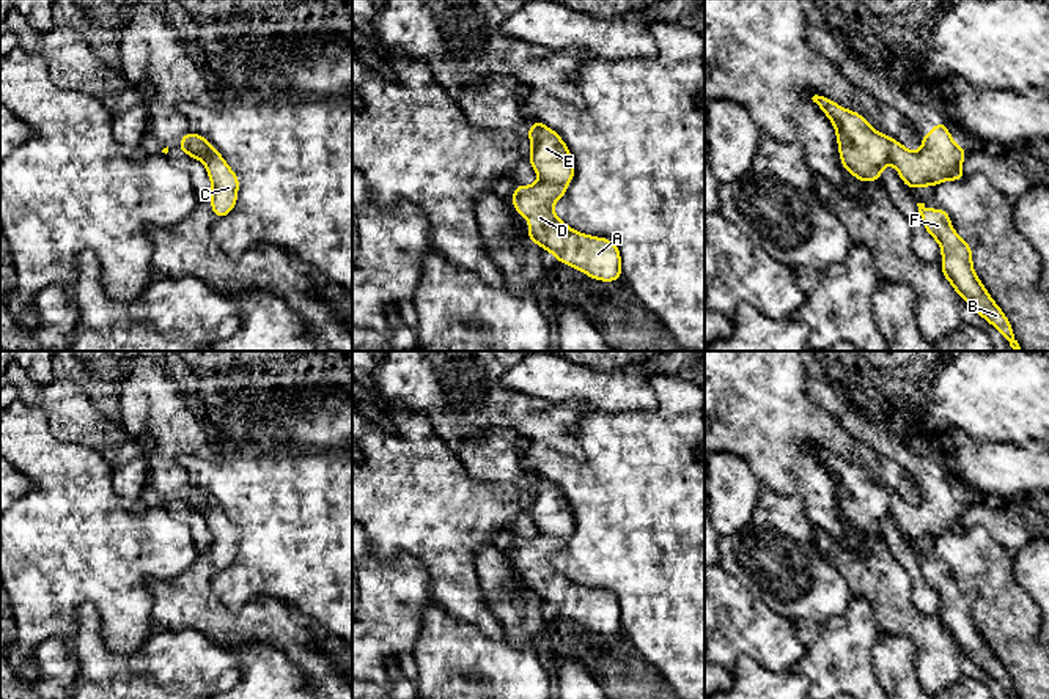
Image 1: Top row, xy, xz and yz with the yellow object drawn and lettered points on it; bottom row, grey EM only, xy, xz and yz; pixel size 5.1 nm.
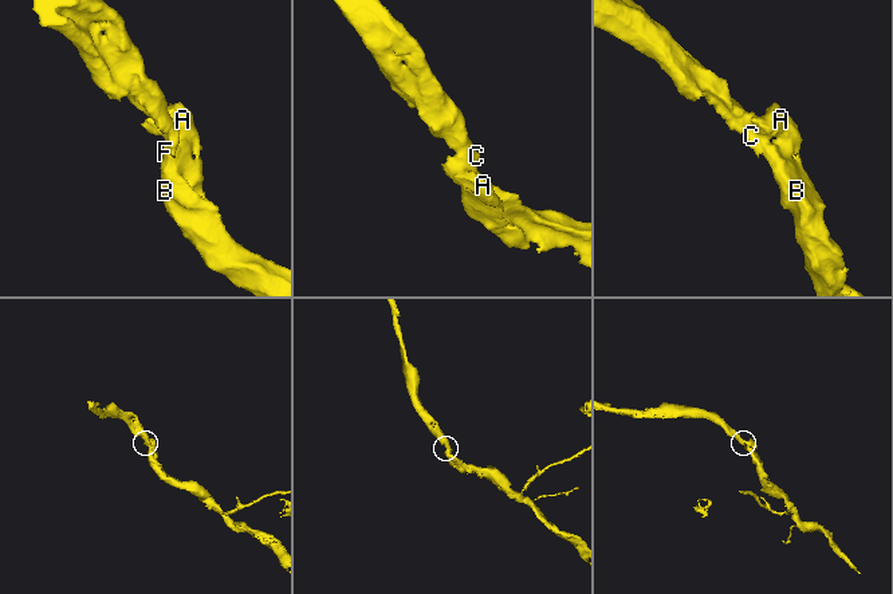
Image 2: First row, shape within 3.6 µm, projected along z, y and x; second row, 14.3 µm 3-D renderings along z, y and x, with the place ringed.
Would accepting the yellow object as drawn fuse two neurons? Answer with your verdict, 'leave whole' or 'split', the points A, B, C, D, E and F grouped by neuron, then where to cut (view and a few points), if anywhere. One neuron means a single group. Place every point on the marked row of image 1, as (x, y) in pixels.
split | A B D F / C E | xz (540, 180), (565, 186)

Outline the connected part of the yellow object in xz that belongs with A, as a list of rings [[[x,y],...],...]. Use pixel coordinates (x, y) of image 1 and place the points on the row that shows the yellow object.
[[[544,181],[533,186],[516,184],[513,194],[511,205],[530,224],[528,241],[550,250],[555,261],[563,261],[594,280],[621,279],[621,255],[612,239],[571,230],[554,214],[554,202],[566,195],[566,186]]]

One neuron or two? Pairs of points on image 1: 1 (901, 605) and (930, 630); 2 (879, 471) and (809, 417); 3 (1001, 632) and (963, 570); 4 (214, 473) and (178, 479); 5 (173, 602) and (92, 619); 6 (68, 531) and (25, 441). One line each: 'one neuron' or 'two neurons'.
1: one neuron
2: one neuron
3: one neuron
4: two neurons
5: two neurons
6: one neuron

